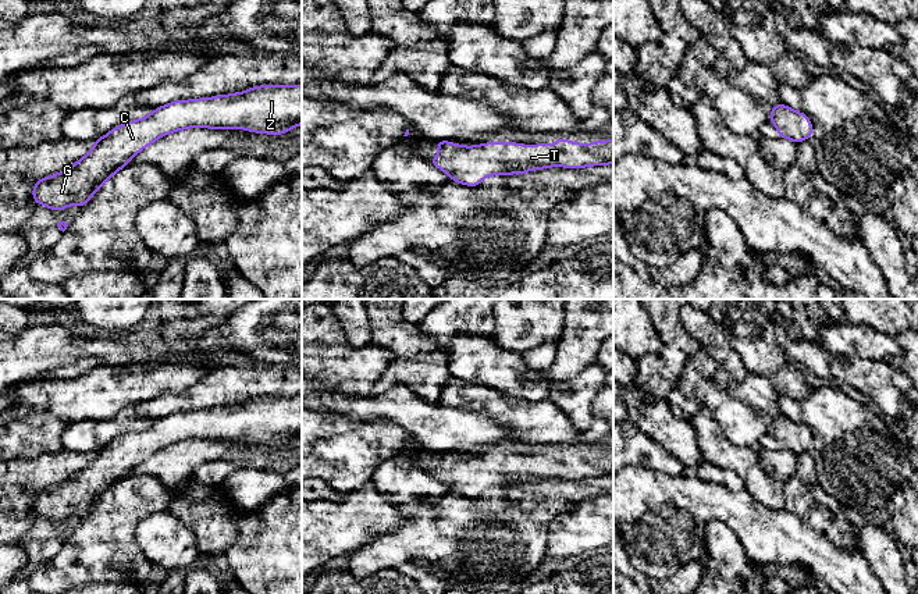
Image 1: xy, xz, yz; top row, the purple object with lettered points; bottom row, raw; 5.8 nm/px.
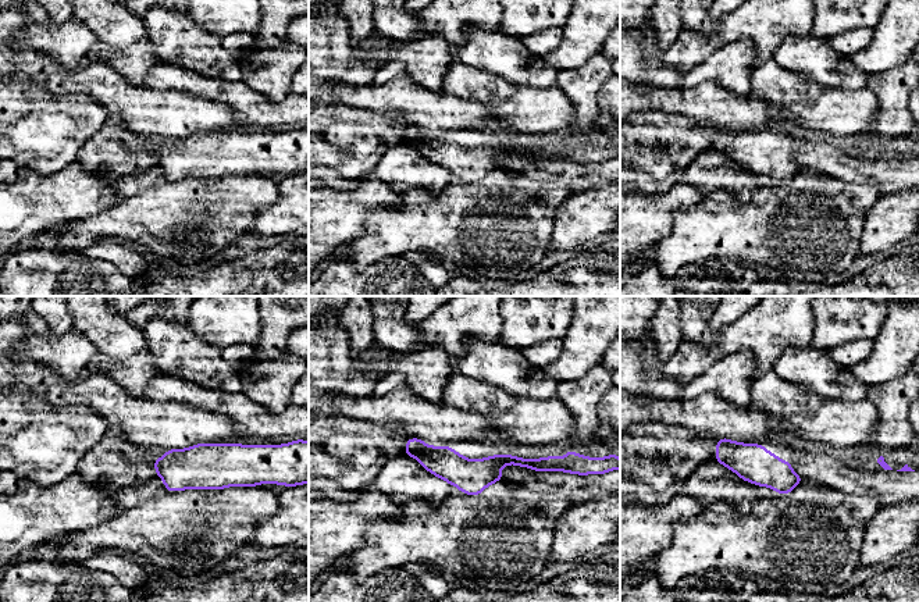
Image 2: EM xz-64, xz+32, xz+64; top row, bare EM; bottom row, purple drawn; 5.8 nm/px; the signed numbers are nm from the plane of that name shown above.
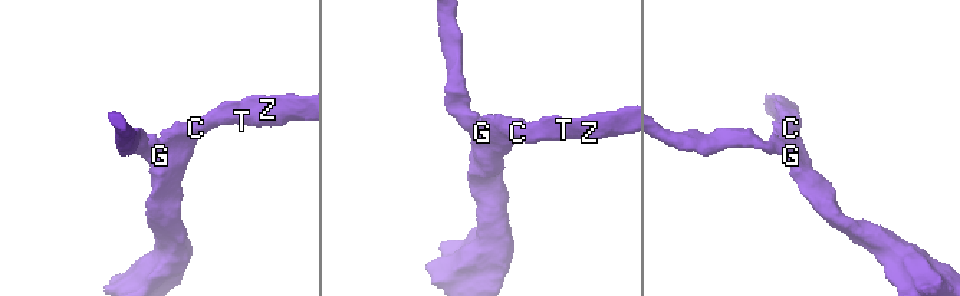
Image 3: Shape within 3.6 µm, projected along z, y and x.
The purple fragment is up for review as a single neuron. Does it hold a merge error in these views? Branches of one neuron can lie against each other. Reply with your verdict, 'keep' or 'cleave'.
keep

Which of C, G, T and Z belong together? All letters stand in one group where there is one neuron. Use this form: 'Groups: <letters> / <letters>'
Groups: C G T Z

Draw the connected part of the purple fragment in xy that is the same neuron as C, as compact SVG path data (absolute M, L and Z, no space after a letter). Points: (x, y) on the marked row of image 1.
M261 85L245 92L214 97L175 100L154 109L145 118L114 127L104 136L95 139L93 149L75 164L36 181L32 189L33 202L58 211L72 204L82 209L103 184L139 152L164 135L177 131L188 128L246 129L257 134L282 135L298 125L302 125L302 85Z

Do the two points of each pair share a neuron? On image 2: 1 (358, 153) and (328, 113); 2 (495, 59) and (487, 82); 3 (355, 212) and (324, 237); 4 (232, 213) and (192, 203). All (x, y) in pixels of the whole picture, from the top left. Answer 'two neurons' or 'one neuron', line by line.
1: one neuron
2: two neurons
3: one neuron
4: one neuron

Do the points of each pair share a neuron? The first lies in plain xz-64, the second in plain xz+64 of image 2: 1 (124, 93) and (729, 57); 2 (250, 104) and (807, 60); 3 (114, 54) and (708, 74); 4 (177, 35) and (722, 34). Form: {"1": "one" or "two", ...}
{"1": "two", "2": "two", "3": "one", "4": "two"}

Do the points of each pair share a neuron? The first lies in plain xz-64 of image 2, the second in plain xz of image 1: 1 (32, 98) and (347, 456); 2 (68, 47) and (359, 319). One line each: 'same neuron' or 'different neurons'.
1: same neuron
2: different neurons

